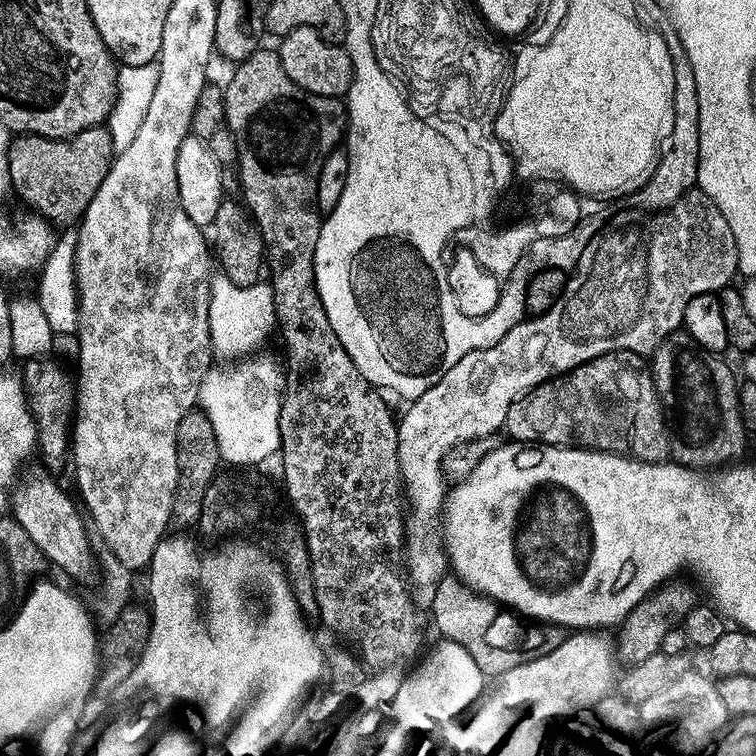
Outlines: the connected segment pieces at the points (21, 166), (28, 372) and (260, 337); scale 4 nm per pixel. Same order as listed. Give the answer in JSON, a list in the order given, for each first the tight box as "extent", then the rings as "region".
[{"extent":[8,126,113,226],"region":[[[104,126],[82,130],[78,135],[72,136],[68,140],[51,140],[45,136],[20,134],[13,139],[8,155],[11,191],[17,192],[32,207],[29,209],[35,215],[44,217],[49,224],[53,226],[59,226],[59,224],[75,225],[90,206],[94,194],[98,194],[98,186],[102,186],[106,174],[112,169],[113,159],[112,136],[107,127]]]},{"extent":[23,355,77,474],"region":[[[51,355],[29,356],[23,361],[24,392],[28,395],[28,409],[36,423],[39,455],[44,455],[43,467],[53,474],[60,474],[69,463],[72,446],[72,426],[76,411],[77,389],[68,372]]]},{"extent":[210,274,274,358],"region":[[[223,274],[213,275],[210,290],[210,338],[212,351],[217,357],[240,358],[251,353],[268,335],[274,332],[274,301],[267,283],[251,284],[240,288]]]}]

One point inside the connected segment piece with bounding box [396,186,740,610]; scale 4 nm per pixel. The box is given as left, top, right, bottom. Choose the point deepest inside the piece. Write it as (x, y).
(628, 292)

